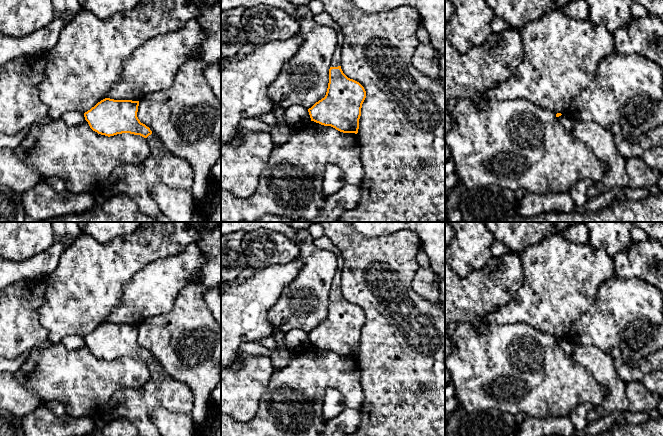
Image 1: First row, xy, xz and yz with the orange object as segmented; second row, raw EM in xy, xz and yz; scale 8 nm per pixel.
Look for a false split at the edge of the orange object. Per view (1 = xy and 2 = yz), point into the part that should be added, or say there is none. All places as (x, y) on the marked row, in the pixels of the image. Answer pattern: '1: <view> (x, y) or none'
1: none
2: none

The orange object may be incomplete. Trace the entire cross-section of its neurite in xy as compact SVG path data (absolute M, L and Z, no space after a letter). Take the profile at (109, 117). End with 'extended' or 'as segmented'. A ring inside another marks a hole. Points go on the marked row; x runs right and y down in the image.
M105 98L84 113L90 128L98 134L114 136L122 133L147 138L152 131L137 117L139 101Z; as segmented

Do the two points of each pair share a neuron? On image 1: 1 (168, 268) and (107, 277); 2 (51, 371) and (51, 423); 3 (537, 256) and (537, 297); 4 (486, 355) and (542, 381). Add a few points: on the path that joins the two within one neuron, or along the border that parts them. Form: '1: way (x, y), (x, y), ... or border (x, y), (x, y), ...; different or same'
1: border (156, 260), (142, 267), (125, 285), (122, 292); different
2: border (42, 402), (44, 404); different
3: way (537, 266), (537, 287); same
4: way (500, 367), (511, 367), (520, 374), (528, 374); same

